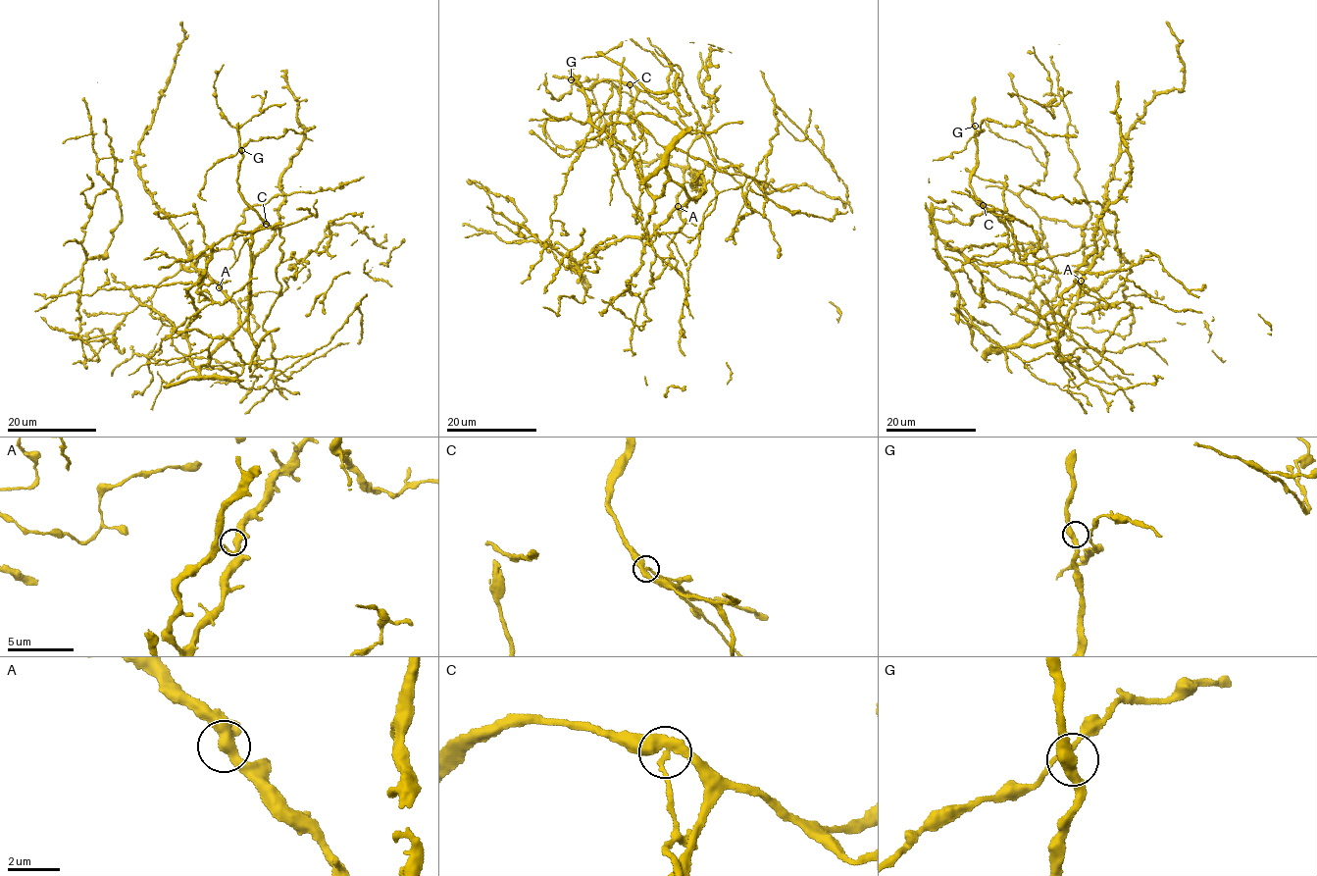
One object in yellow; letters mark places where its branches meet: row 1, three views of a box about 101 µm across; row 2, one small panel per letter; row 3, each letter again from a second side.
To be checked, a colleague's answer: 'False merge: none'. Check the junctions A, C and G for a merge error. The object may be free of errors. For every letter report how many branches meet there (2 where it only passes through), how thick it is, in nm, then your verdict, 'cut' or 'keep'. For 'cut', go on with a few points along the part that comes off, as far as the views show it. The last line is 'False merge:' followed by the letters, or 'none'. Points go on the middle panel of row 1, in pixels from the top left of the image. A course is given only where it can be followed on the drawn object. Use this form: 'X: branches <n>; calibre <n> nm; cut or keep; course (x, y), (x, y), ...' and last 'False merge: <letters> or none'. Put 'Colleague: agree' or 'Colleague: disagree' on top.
Colleague: disagree
A: branches 3; calibre 360 nm; keep
C: branches 3; calibre 360 nm; cut; course (630, 84), (634, 121), (646, 147), (643, 154)
G: branches 3; calibre 320 nm; keep
False merge: C

